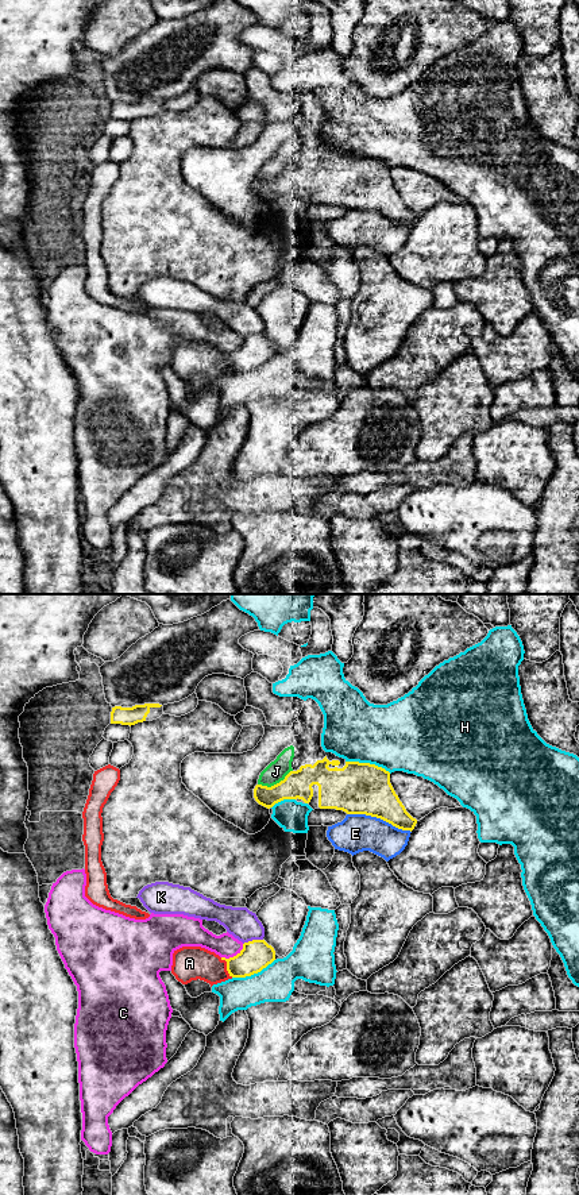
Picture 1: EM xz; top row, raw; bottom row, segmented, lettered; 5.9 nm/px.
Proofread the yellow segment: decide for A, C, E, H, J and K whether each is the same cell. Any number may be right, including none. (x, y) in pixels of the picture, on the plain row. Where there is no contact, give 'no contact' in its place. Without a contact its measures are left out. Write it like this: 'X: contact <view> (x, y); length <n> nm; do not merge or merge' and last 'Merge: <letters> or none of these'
A: contact xz (227, 362); length 140 nm; do not merge
C: contact xz (234, 351); length 160 nm; do not merge
E: contact xz (379, 212); length 400 nm; do not merge
H: contact xz (369, 158); length 280 nm; do not merge
J: contact xz (274, 180); length 220 nm; do not merge
K: contact xz (253, 335); length 120 nm; do not merge
Merge: none of these

